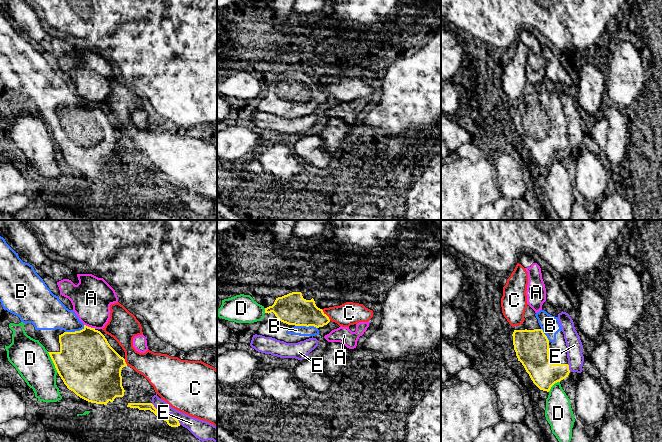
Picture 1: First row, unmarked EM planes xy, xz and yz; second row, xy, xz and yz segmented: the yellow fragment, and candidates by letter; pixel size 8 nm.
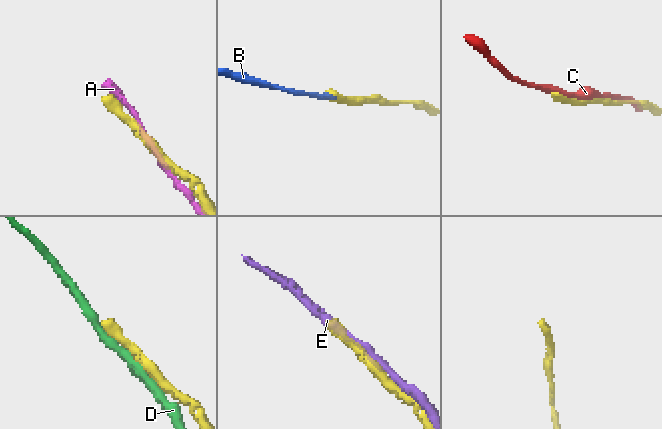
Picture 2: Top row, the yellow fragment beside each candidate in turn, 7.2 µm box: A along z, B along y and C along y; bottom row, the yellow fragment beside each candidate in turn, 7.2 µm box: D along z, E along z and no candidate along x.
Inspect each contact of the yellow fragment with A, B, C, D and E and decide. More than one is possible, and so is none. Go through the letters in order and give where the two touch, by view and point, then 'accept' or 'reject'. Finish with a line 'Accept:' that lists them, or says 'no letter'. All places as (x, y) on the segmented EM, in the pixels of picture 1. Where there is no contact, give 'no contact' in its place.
A: xy (90, 327) | reject
B: xz (306, 326) | accept
C: xz (326, 315) | reject
D: xy (53, 362) | reject
E: xy (171, 415) | reject
Accept: B

